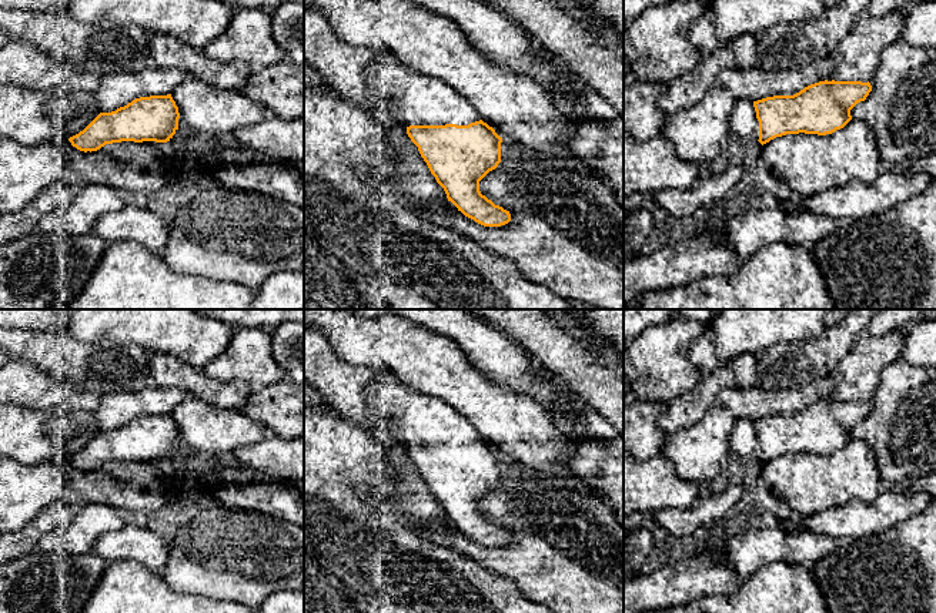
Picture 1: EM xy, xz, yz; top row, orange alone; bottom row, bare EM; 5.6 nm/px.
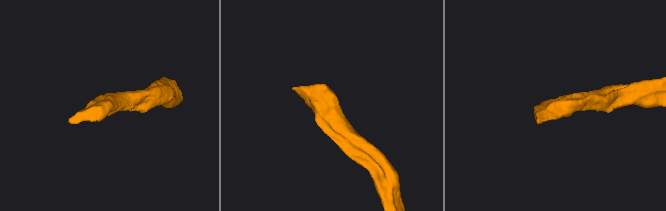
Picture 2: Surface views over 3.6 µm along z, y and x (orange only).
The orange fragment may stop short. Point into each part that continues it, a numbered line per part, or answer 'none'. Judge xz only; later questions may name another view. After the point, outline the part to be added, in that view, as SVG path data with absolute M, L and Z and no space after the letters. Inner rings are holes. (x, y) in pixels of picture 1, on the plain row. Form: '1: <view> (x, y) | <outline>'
1: xz (401, 415) | M392 374L378 376L370 385L367 398L368 411L374 421L374 429L367 433L385 448L392 445L468 445L481 439L472 423L448 403L407 386Z

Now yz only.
1: yz (744, 444) | M738 419L729 438L729 448L732 456L739 458L742 462L752 462L759 459L759 441L753 421Z

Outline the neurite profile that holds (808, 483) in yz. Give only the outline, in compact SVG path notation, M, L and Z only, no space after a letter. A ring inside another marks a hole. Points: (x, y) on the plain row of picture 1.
M862 439L832 453L786 453L762 465L770 492L803 517L842 508L852 500L872 503L882 480L876 456Z

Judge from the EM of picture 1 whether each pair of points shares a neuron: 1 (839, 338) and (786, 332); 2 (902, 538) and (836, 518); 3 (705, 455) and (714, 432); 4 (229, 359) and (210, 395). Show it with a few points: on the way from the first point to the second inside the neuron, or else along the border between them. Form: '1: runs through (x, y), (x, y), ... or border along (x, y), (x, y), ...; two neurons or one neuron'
1: border along (826, 328), (815, 337), (785, 344); two neurons
2: border along (912, 516), (881, 532), (849, 539); two neurons
3: runs through (705, 449), (709, 438); one neuron
4: border along (201, 369), (220, 381), (243, 379), (251, 388); two neurons

